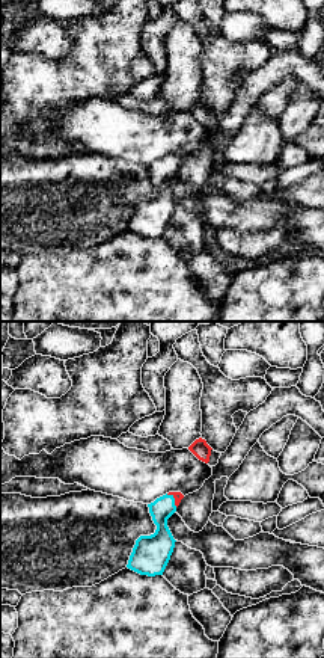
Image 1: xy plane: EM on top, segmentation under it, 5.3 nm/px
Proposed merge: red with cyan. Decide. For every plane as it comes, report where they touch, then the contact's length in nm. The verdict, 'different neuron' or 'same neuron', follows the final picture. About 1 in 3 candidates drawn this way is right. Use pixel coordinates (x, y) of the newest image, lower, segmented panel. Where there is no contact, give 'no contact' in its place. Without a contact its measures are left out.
meets red at (174, 497); contact 90 nm long

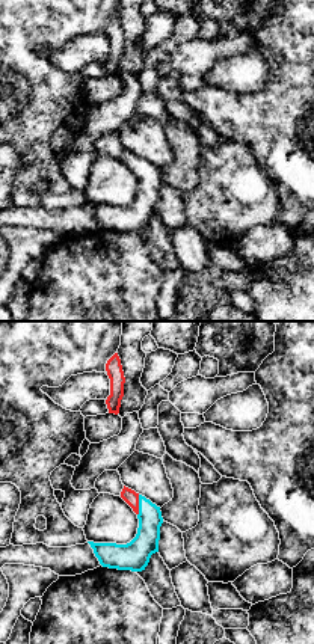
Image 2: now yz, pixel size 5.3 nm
meets red at (138, 506); contact 110 nm long

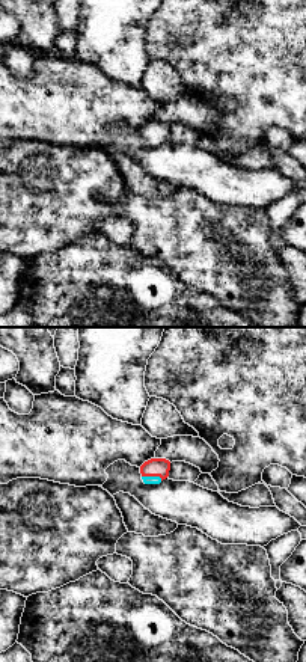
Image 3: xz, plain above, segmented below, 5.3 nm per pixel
meets red at (152, 475); contact 110 nm long

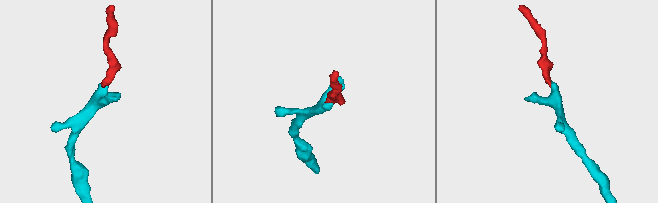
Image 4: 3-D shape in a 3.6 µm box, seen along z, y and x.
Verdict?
same neuron

